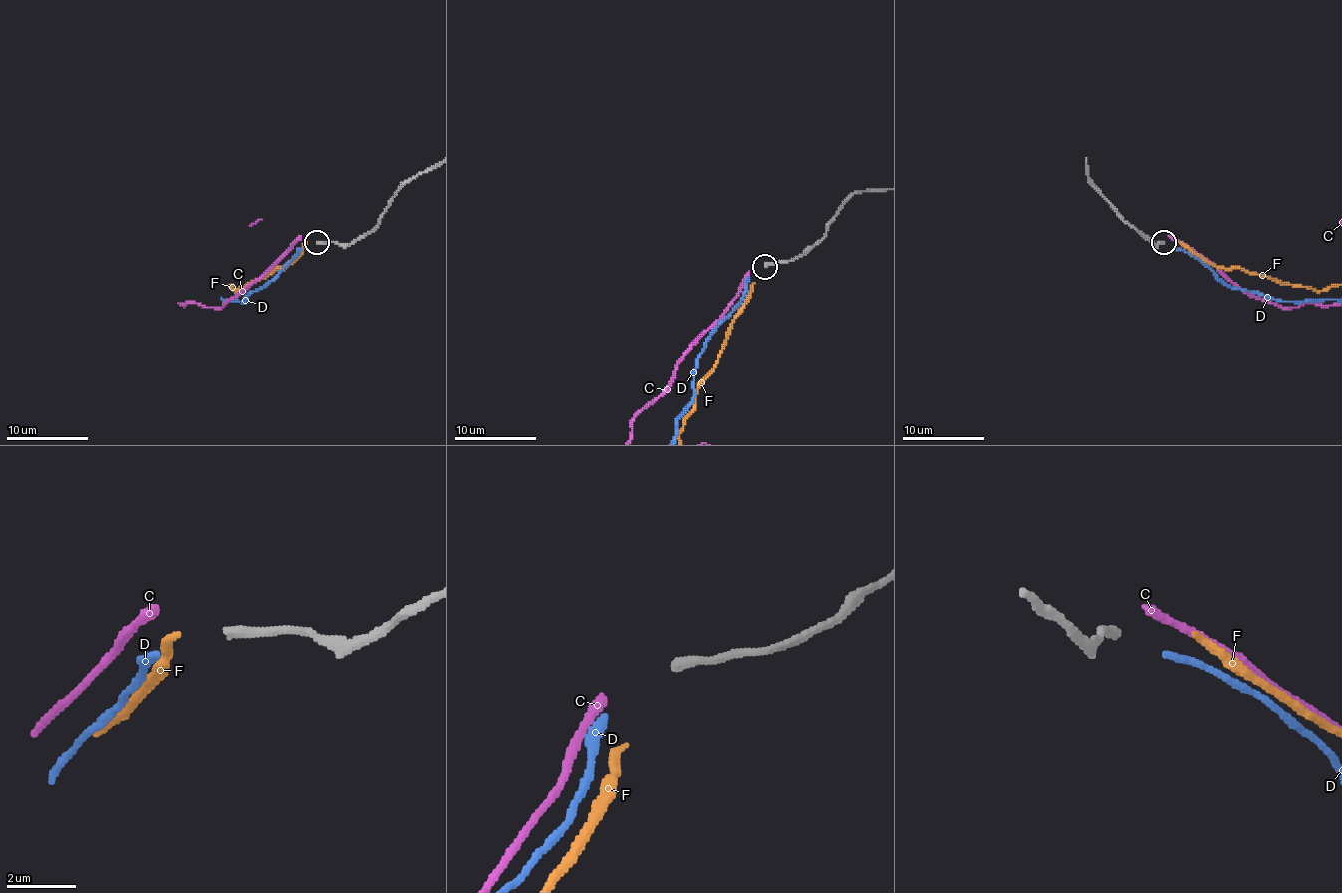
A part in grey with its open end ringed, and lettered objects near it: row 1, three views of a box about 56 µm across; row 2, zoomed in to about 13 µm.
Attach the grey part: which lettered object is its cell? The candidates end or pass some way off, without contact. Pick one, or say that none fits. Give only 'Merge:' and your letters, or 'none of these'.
Merge: D

